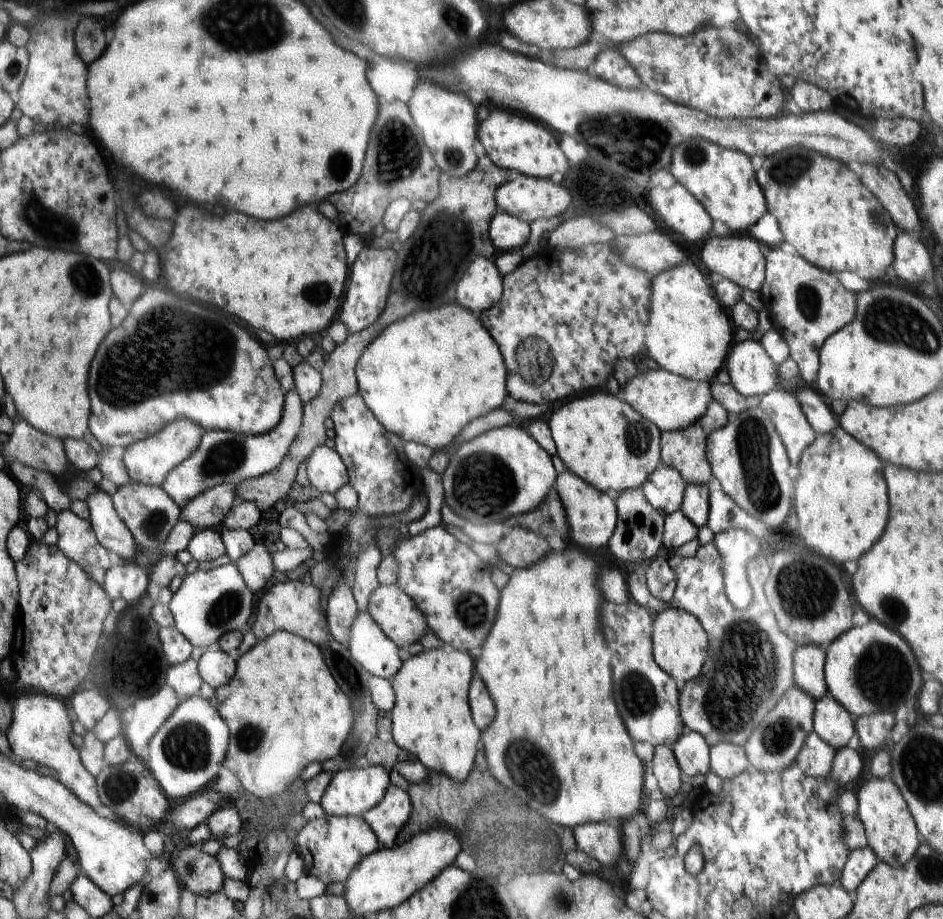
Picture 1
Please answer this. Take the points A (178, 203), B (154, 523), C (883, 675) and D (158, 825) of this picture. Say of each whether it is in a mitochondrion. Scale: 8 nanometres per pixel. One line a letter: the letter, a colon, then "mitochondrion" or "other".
A: other
B: mitochondrion
C: mitochondrion
D: other

